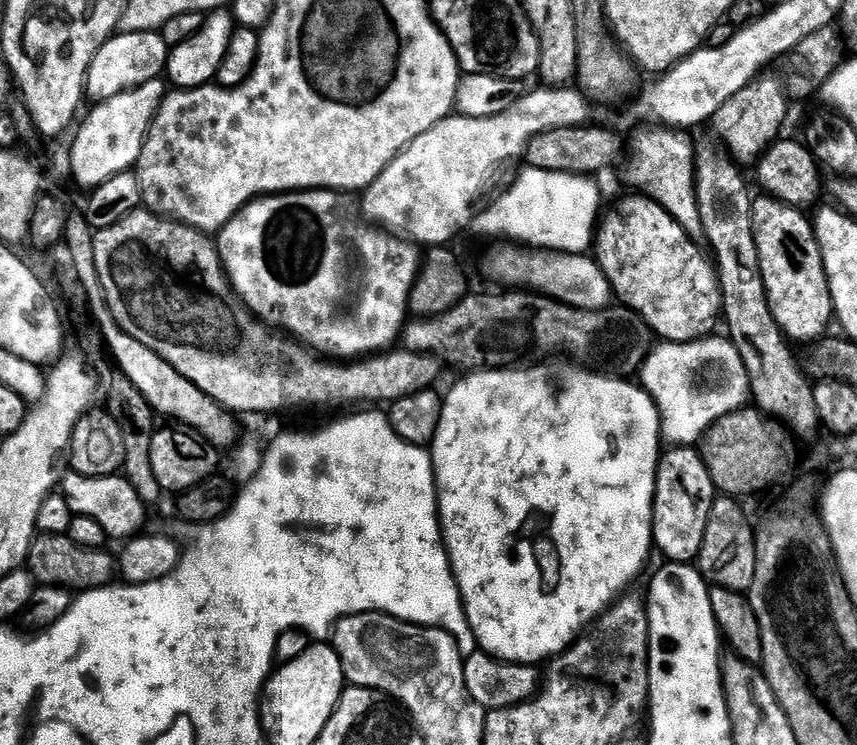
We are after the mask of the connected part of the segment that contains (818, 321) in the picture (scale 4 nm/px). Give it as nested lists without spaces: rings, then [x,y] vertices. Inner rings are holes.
[[[776,206],[772,212],[772,217],[768,220],[766,235],[768,245],[772,251],[772,261],[774,262],[774,274],[778,278],[778,286],[775,291],[778,296],[777,316],[780,325],[787,333],[790,340],[818,340],[823,341],[829,335],[828,327],[834,324],[836,313],[836,303],[832,300],[832,289],[828,285],[828,271],[824,265],[824,251],[820,248],[820,240],[816,236],[816,230],[811,219],[804,217],[805,213],[795,206]]]

